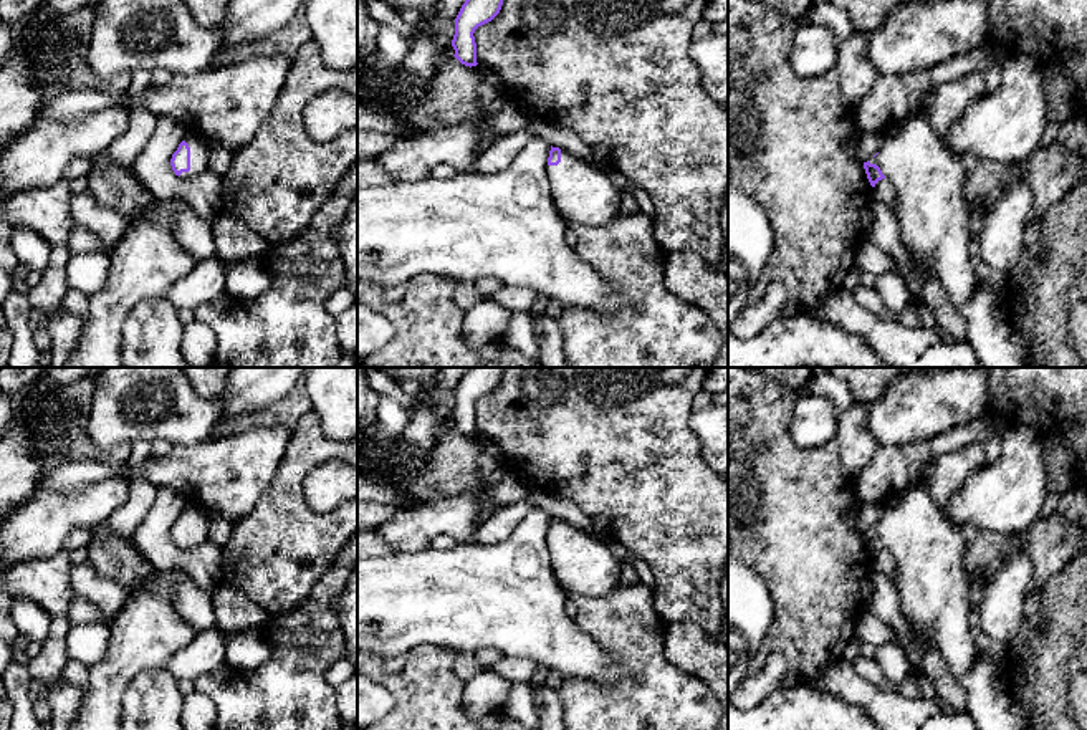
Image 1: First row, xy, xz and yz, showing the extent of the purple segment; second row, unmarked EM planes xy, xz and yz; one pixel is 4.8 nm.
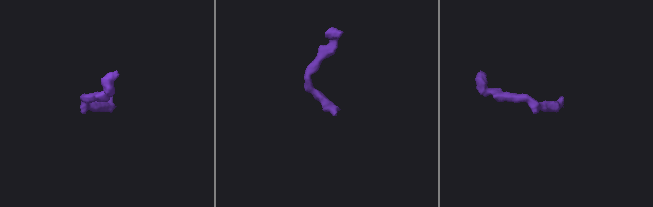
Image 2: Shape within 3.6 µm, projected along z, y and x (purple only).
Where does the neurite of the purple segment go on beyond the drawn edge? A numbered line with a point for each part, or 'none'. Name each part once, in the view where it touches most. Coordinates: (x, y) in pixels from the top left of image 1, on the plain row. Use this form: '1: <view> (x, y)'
1: xy (199, 525)

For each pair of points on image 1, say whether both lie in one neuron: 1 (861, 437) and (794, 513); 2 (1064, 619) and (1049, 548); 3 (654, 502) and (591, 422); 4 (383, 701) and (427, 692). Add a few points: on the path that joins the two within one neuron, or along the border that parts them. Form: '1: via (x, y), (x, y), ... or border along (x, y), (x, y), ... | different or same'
1: border along (833, 441), (847, 477), (871, 461), (877, 446) | different
2: border along (1069, 563), (1041, 590) | different
3: via (644, 482), (632, 469), (632, 464), (611, 442) | same
4: border along (374, 679), (392, 697), (392, 709), (389, 712) | different

